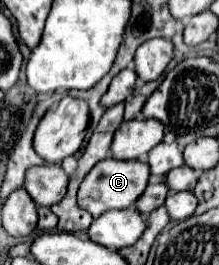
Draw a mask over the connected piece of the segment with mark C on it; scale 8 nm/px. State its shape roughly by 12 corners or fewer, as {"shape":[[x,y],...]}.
{"shape":[[103,159],[77,203],[95,217],[131,207],[147,189],[145,161]]}

